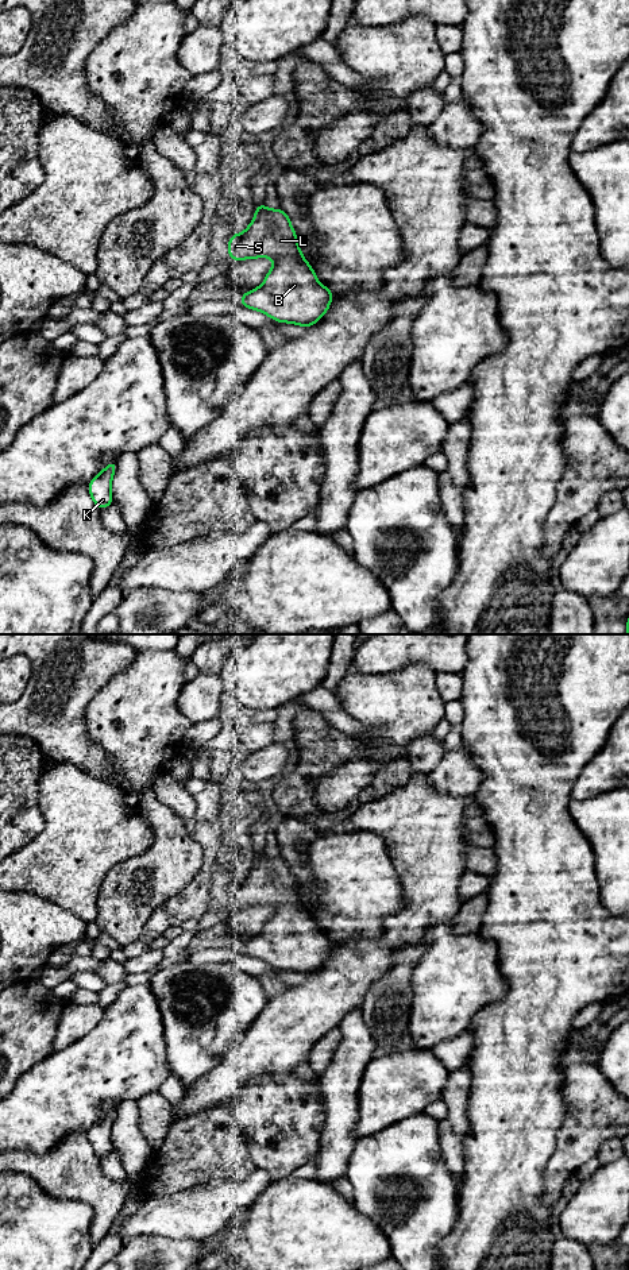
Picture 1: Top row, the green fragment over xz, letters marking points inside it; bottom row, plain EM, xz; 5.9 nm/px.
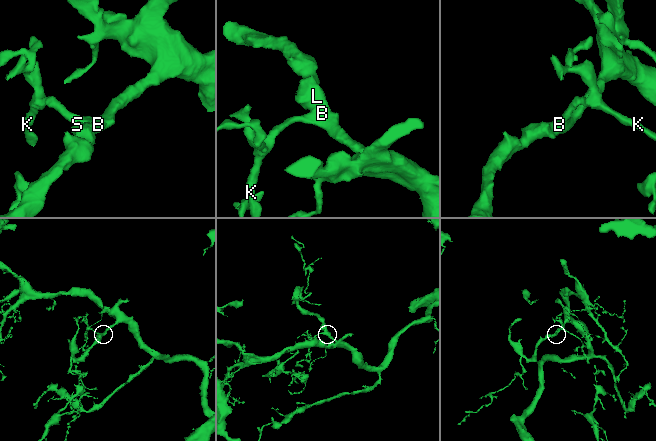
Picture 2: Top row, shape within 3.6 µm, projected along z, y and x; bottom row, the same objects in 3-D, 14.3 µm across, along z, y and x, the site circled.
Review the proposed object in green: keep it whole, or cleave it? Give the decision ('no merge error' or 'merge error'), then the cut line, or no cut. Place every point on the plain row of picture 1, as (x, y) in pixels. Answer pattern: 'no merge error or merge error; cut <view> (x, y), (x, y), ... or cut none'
no merge error; cut none

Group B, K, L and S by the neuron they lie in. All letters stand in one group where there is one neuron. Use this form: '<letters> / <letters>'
B K L S

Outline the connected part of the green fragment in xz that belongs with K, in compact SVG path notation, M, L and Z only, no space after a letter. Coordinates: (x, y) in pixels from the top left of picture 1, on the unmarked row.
M111 1108L107 1115L88 1131L88 1139L99 1158L108 1155L113 1150L111 1131L116 1112L117 1108Z

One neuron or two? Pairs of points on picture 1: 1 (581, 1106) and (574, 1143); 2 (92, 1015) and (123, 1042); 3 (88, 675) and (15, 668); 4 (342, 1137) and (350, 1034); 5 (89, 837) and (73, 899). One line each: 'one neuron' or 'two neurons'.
1: one neuron
2: two neurons
3: two neurons
4: one neuron
5: one neuron

